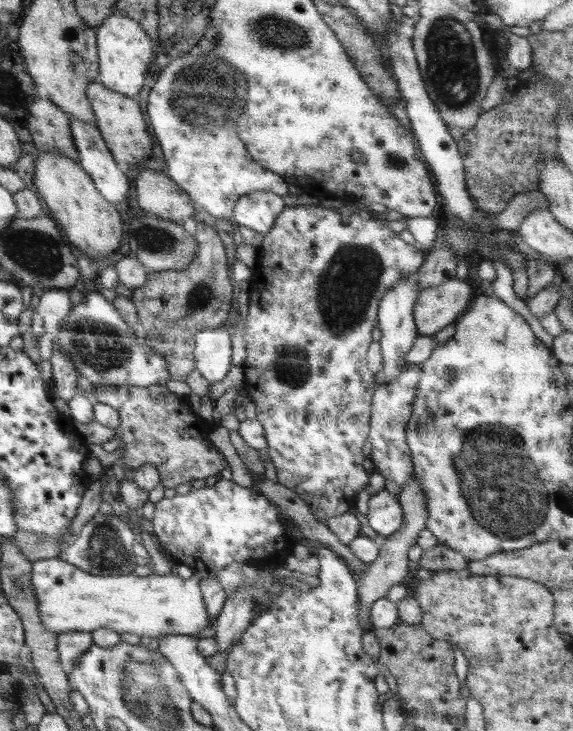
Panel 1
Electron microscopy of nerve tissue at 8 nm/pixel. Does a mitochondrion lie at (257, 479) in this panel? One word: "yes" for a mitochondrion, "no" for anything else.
no

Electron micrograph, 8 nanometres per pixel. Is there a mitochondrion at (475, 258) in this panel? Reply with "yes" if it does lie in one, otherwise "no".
no

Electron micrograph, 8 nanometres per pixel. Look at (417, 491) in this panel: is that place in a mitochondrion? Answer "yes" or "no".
no

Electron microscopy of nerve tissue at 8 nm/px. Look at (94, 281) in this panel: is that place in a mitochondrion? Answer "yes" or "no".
no

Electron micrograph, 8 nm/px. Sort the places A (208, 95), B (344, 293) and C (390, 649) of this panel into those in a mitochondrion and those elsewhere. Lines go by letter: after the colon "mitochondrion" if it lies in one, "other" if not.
A: mitochondrion
B: mitochondrion
C: other

